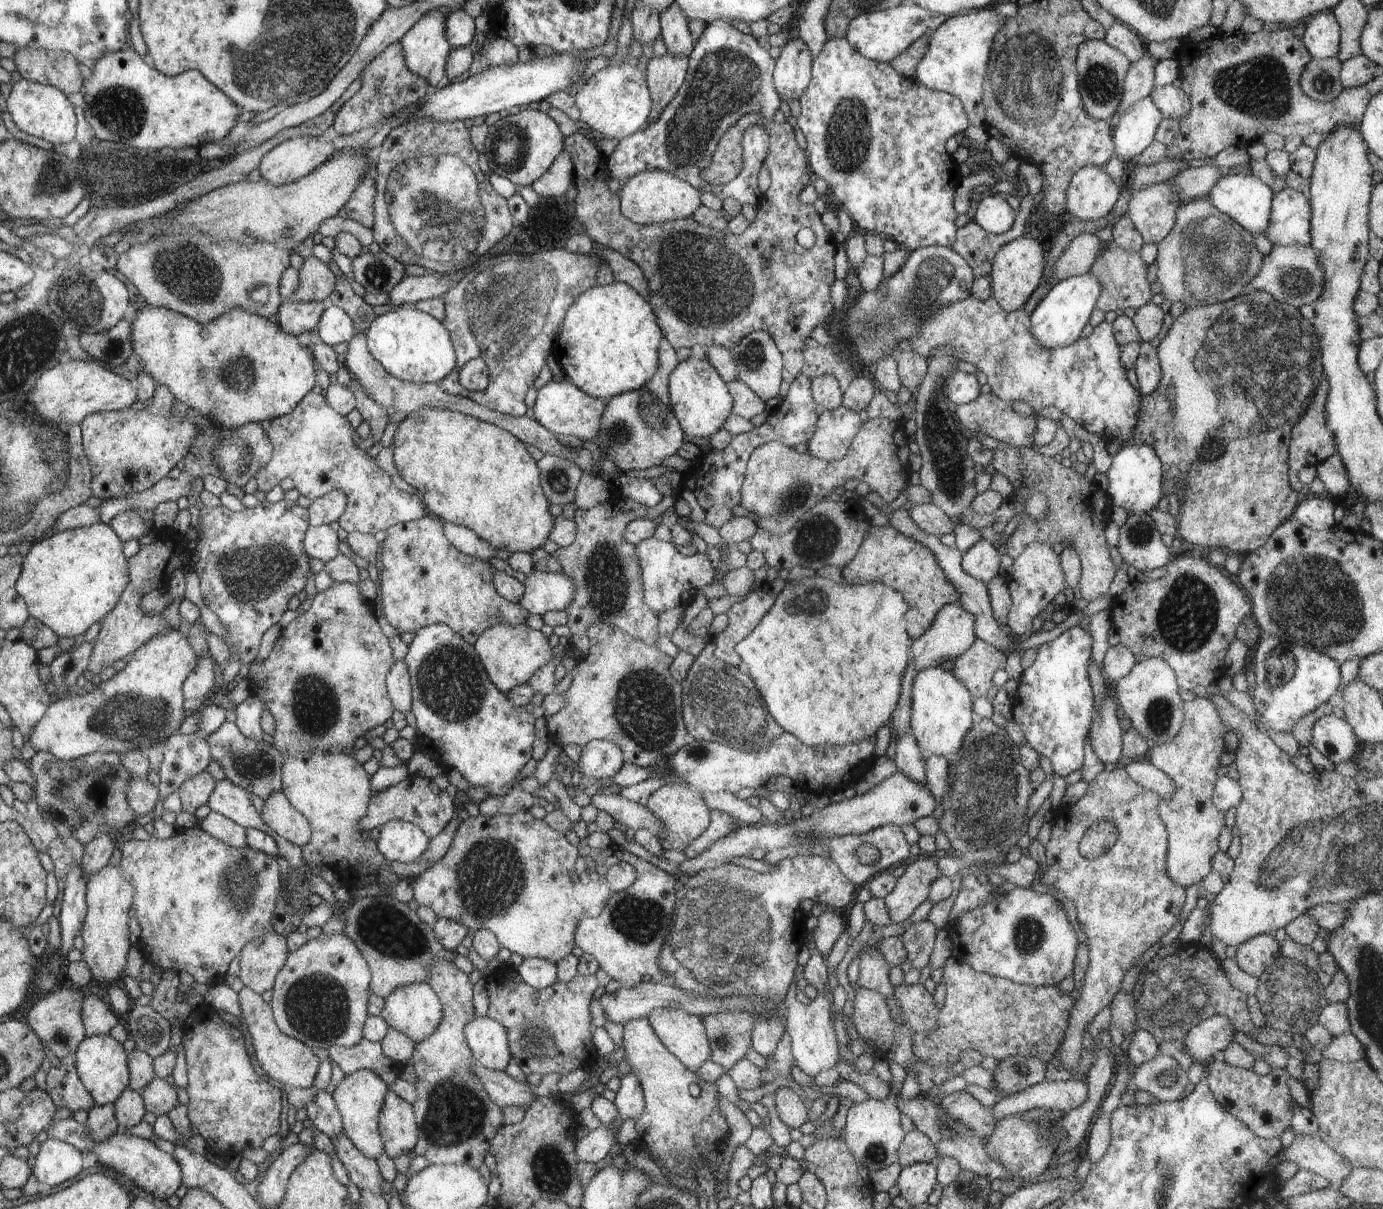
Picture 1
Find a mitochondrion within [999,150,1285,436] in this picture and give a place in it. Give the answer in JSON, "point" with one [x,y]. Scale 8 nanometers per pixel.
{"point":[1214,258]}

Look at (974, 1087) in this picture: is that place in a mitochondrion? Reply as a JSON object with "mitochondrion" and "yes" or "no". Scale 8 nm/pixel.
{"mitochondrion":"no"}

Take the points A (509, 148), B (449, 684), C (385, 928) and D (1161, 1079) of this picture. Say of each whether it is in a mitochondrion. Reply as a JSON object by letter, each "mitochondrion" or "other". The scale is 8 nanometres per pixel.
{"A":"mitochondrion","B":"mitochondrion","C":"mitochondrion","D":"mitochondrion"}

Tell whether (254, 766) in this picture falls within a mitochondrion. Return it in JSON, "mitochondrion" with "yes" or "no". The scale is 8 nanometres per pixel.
{"mitochondrion":"yes"}

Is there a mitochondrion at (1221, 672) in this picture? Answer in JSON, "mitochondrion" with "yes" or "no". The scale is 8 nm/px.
{"mitochondrion":"no"}

